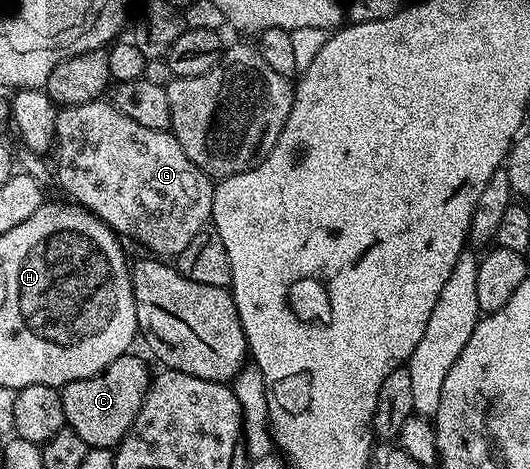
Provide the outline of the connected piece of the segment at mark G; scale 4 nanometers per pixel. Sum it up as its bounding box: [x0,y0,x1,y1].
[53,99,215,258]

